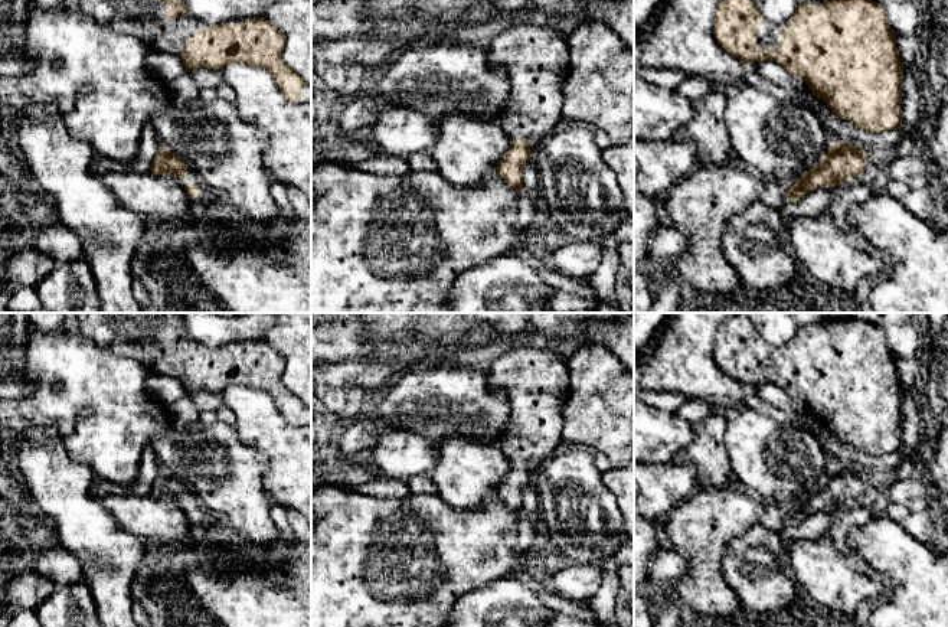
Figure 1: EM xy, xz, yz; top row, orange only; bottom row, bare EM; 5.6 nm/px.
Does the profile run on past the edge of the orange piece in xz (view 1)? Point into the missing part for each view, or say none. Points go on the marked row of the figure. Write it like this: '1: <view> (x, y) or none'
1: none

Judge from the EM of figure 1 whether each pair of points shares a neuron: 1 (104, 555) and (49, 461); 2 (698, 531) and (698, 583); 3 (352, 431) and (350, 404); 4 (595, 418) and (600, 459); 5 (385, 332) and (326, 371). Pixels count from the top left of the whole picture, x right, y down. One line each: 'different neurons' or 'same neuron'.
1: same neuron
2: same neuron
3: different neurons
4: different neurons
5: same neuron

